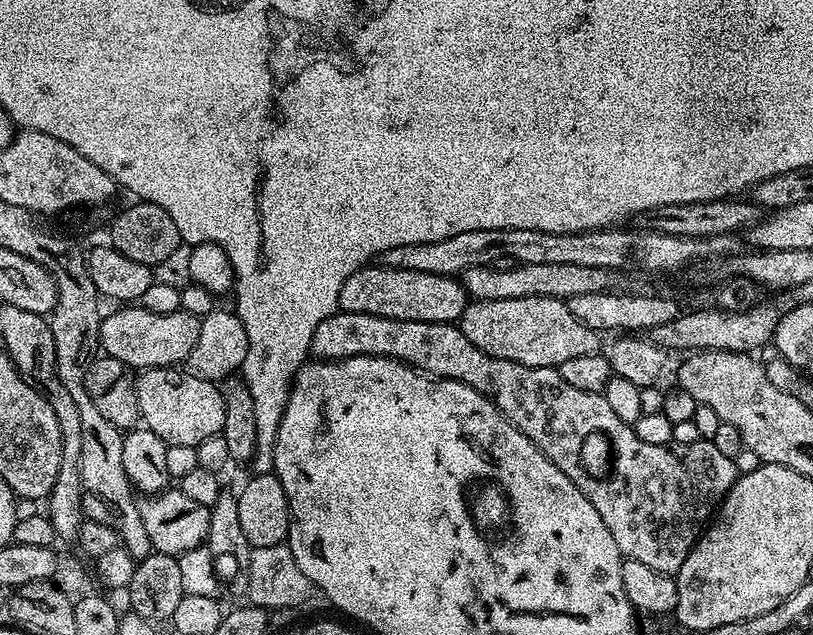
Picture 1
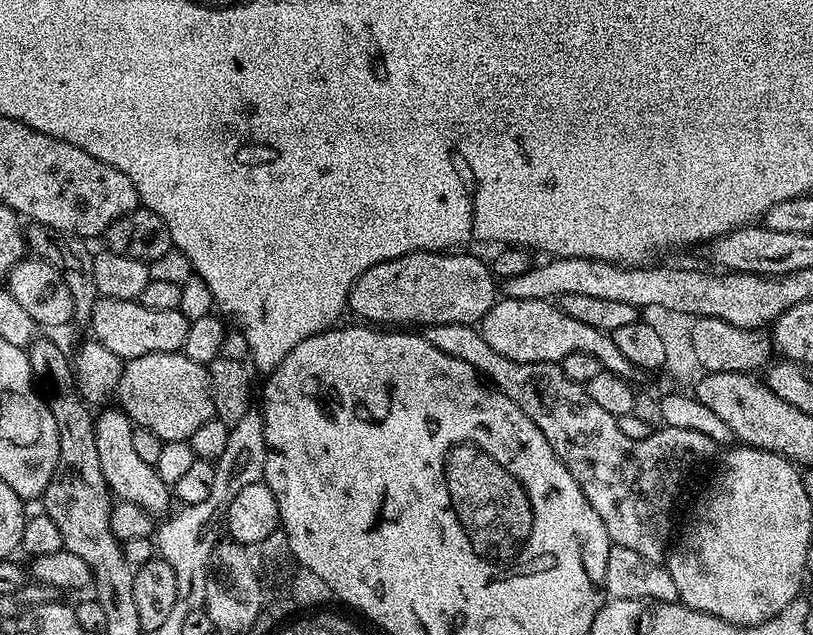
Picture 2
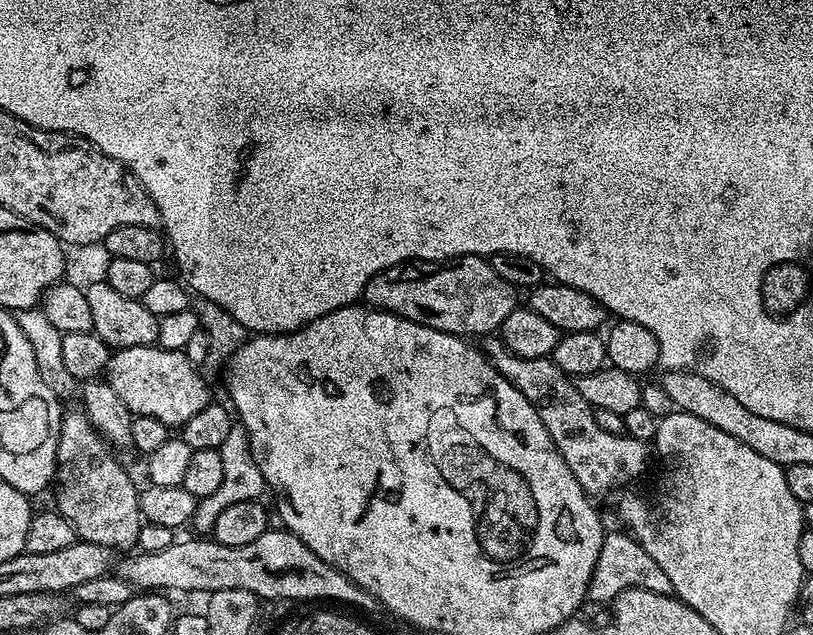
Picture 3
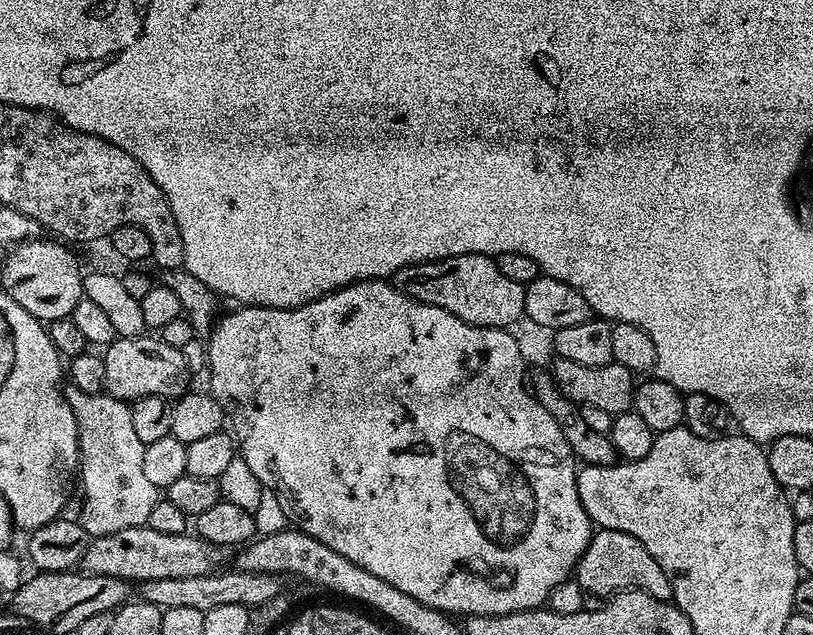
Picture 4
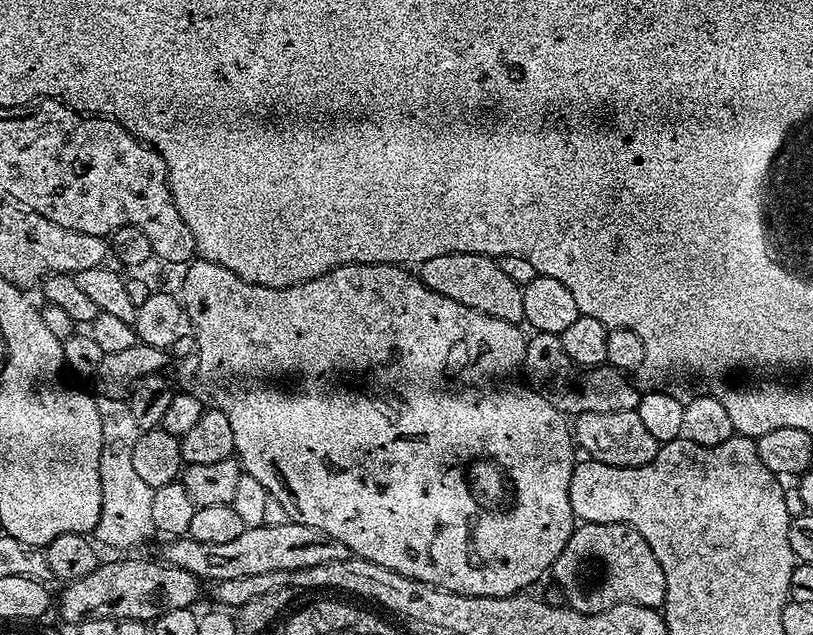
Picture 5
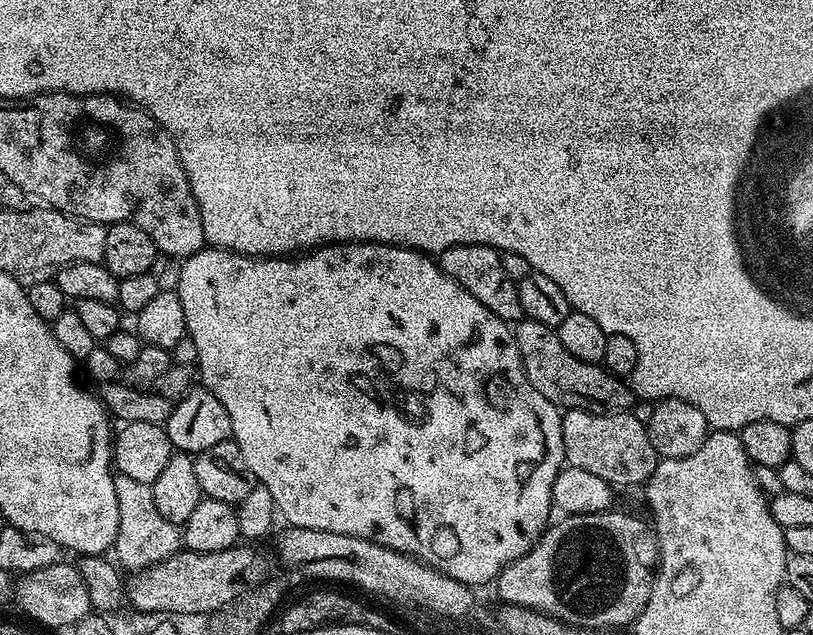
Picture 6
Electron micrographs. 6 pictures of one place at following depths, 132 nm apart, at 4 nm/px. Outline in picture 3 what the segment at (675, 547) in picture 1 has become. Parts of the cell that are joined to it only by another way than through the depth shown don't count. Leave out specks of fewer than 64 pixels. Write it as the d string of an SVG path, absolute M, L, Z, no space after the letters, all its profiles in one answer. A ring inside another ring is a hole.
M496 334L483 337L482 351L492 361L495 368L538 410L550 438L556 443L556 449L563 454L566 466L570 466L570 474L578 478L578 482L584 487L589 497L597 498L596 496L604 496L607 492L614 491L615 488L623 489L628 486L623 486L623 484L638 479L647 470L648 452L650 456L649 445L643 440L635 440L626 434L615 436L602 430L602 427L598 426L598 422L595 421L592 405L586 402L586 398L582 398L582 394L578 394L573 377L565 374L549 357L522 358L510 351Z

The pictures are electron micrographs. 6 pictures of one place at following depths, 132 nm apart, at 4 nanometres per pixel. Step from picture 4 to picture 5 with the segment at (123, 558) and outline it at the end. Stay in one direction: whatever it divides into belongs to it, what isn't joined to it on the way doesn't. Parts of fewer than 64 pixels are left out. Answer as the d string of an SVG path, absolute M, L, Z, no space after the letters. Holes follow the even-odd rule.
M265 522L259 524L257 528L244 528L242 534L238 534L238 538L233 538L231 542L198 542L189 535L172 538L165 543L168 545L164 548L163 559L169 564L185 568L201 582L215 582L226 578L246 578L250 574L270 574L274 570L302 570L310 566L322 566L326 562L344 560L350 554L348 548L342 546L342 542L330 538L316 528L291 522L283 522L284 524L272 523Z

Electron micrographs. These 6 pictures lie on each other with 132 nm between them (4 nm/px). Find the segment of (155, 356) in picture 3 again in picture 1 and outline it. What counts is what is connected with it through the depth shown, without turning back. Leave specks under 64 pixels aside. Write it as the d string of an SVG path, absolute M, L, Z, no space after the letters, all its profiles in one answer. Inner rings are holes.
M183 367L143 369L136 377L136 397L143 427L158 434L167 445L196 449L206 442L206 438L221 435L224 431L226 406L219 387Z

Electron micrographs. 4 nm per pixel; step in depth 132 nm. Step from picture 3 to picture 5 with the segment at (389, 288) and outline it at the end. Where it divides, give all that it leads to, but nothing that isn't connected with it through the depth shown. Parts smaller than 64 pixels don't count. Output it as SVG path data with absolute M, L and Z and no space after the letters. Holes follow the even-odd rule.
M465 252L438 254L438 258L430 258L418 265L418 275L421 282L430 290L446 298L454 298L454 302L462 302L462 306L470 310L478 310L487 316L502 318L502 322L524 324L523 287L503 272L499 259Z

